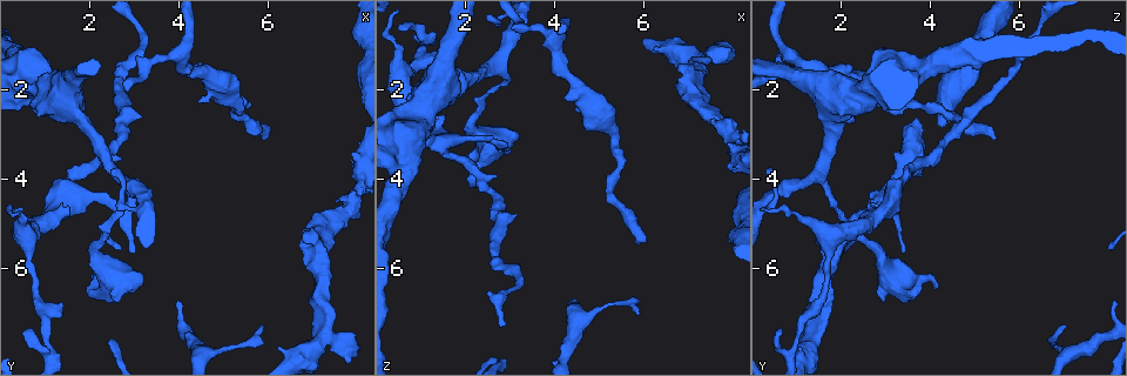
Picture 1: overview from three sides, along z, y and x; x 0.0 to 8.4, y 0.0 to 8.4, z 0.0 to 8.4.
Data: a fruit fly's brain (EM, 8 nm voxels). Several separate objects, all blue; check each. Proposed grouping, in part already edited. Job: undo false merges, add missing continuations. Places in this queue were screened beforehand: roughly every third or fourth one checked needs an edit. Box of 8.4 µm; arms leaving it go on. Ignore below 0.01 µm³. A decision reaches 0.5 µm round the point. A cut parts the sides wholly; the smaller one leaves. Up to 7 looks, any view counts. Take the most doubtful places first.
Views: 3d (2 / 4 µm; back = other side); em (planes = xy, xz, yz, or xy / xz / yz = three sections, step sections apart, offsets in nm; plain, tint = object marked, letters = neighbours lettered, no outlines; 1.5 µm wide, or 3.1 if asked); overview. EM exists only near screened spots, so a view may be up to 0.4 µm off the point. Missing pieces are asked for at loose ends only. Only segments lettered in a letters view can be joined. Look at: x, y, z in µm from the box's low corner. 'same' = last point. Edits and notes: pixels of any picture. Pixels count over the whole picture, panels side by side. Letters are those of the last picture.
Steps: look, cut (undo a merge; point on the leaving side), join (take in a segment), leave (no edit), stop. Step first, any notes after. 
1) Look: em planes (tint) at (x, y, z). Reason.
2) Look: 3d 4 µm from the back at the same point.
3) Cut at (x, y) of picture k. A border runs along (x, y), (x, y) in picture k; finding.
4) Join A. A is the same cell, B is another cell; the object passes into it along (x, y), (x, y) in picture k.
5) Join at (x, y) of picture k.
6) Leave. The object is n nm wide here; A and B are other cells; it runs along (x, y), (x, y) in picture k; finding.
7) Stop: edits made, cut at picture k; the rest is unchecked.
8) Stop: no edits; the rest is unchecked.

Look: 3d 2 µm at (5.95, 3.15, 5.40). An open end.

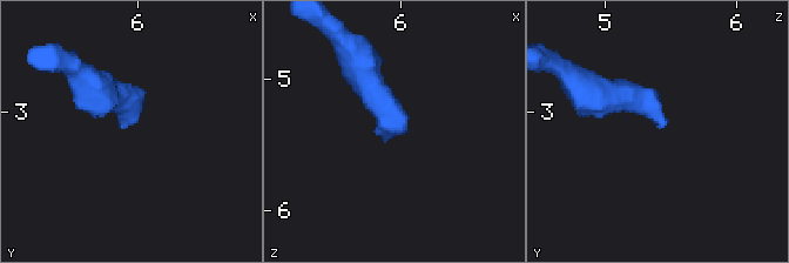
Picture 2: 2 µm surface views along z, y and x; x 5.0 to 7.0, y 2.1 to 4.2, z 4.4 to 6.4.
Look: em xy step 4 (tint) at (5.96, 3.10, 5.40). Shape alone is not enough.

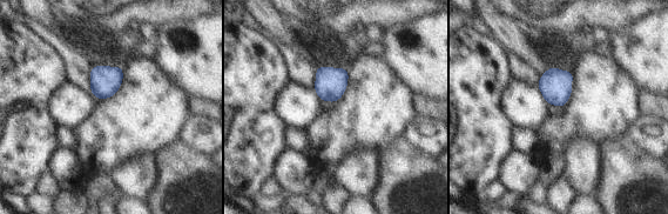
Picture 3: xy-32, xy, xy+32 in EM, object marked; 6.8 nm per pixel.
Look: em planes (letters) at the same point. Cut it another way.

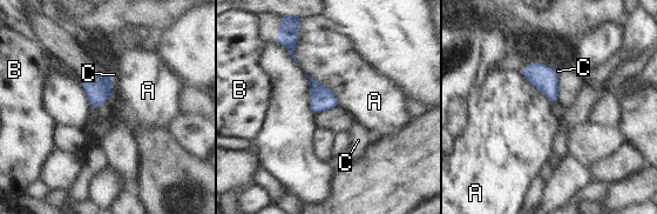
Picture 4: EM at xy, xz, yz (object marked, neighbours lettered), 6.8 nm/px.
Join C. C is the same cell, A and B are other cells; the object passes into it along (96, 88), (112, 79), (114, 74) in picture 4; it goes on there.

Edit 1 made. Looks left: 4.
Look: overview. See it whole again.

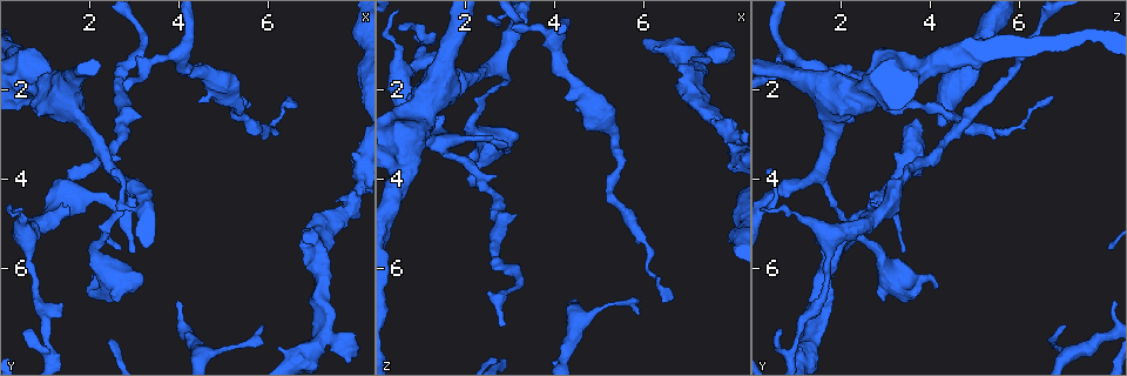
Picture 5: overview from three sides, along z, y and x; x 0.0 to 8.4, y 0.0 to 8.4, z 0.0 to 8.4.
Look: 3d 4 µm at (5.85, 7.30, 7.05).

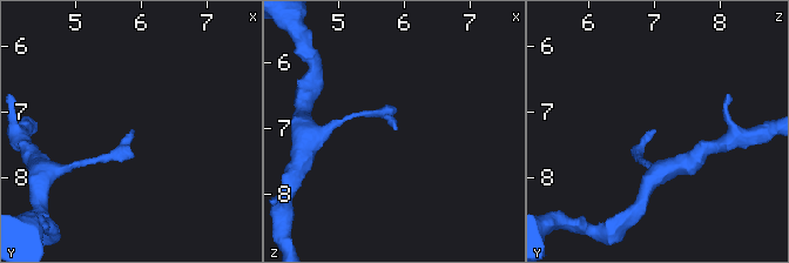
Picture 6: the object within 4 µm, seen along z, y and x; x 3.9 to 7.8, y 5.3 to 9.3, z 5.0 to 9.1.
Look: em planes (letters) at (5.85, 7.30, 7.00). Now the EM.

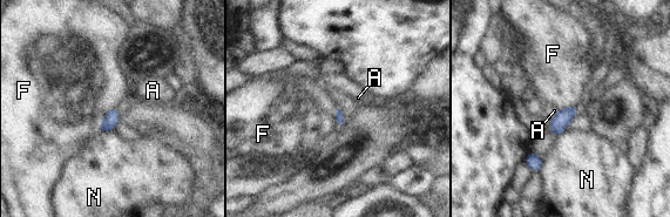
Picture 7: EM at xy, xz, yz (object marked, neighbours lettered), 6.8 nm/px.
Leave. A, F and N are other cells; no lettered segment goes on from it.

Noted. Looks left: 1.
Look: em planes (letters) at (6.45, 2.10, 6.75). Long arm stops here.

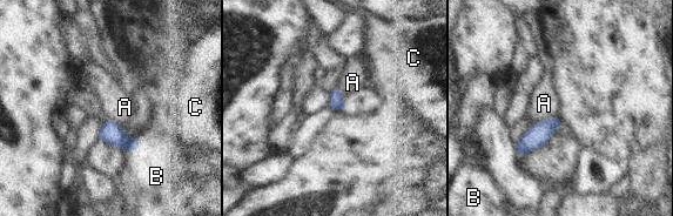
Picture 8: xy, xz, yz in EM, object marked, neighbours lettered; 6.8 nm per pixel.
Leave. A, B and C are other cells; none of them fits.

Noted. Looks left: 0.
Stop: edits made, join at picture 4; the rest is unchecked.

